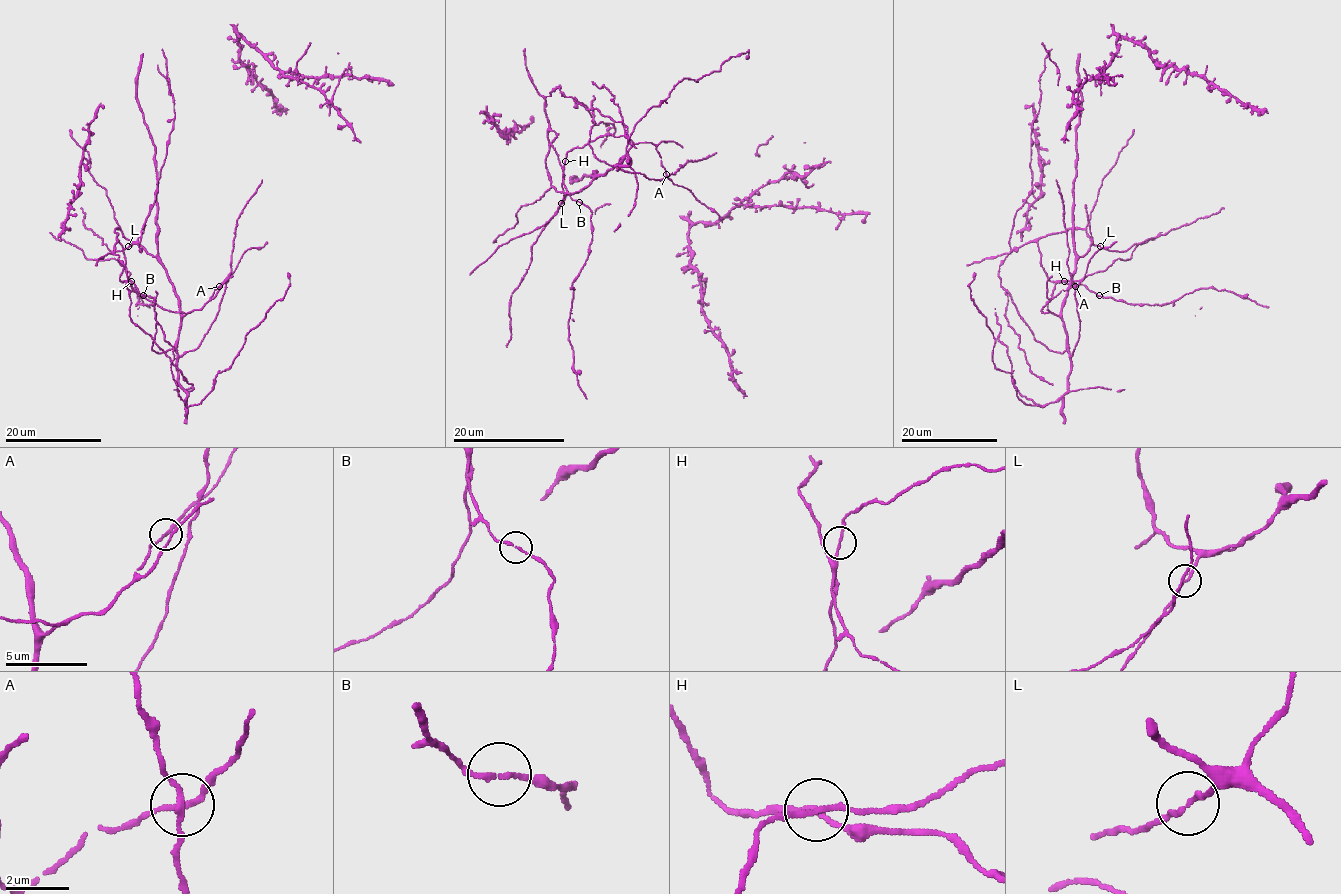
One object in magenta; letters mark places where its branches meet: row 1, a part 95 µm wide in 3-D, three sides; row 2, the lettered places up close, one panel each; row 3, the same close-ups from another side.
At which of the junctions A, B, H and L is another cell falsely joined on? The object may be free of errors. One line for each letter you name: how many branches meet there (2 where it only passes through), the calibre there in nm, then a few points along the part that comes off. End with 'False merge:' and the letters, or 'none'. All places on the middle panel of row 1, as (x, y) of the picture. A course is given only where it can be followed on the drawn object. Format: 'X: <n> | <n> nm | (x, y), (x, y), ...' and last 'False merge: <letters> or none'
False merge: none

